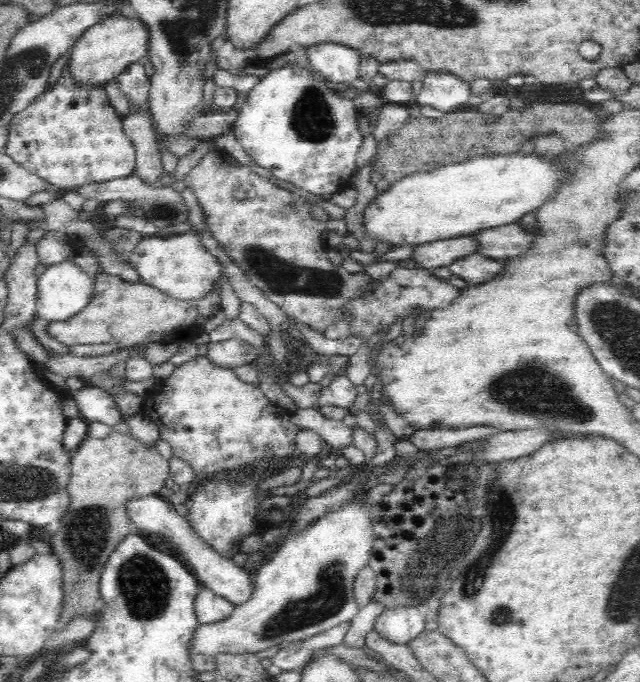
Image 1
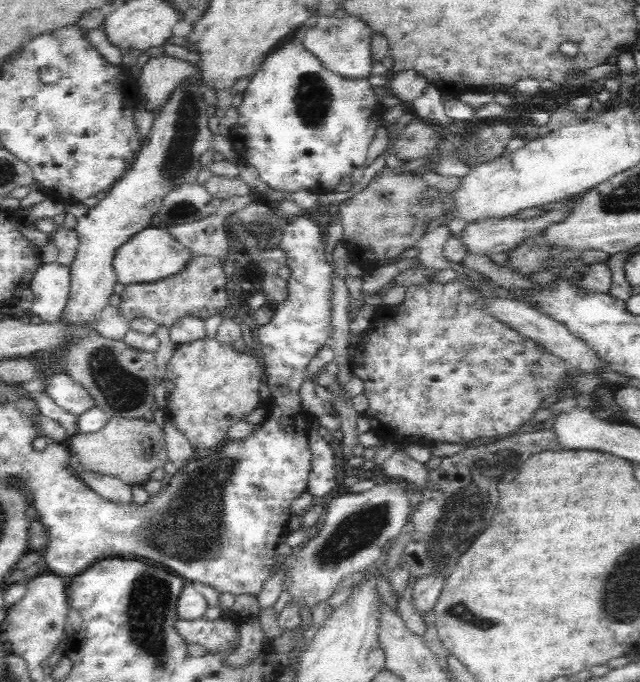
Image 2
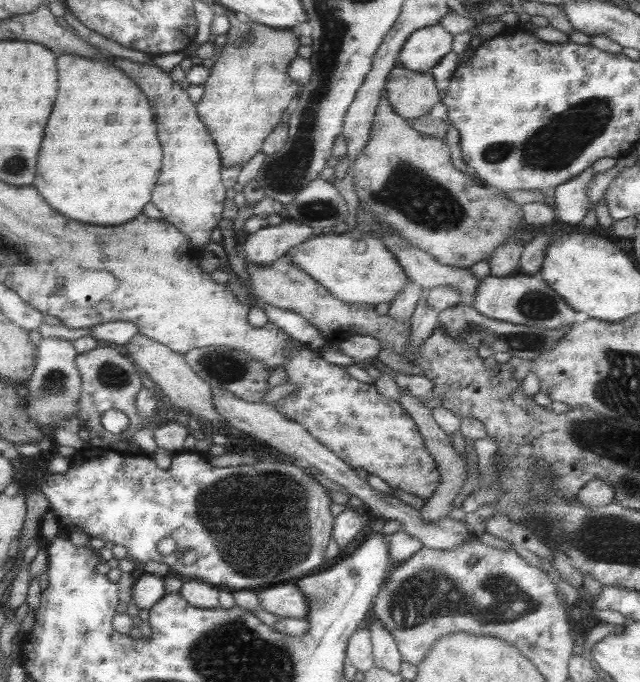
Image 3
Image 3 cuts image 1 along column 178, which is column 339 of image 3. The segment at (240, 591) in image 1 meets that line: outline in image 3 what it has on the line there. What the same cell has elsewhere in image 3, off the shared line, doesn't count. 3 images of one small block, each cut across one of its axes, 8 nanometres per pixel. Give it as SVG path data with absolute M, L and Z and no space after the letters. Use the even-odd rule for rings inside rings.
M349 506L333 519L331 538L339 547L340 555L344 554L344 549L361 530L362 526L369 524L372 517L365 510L357 510Z

